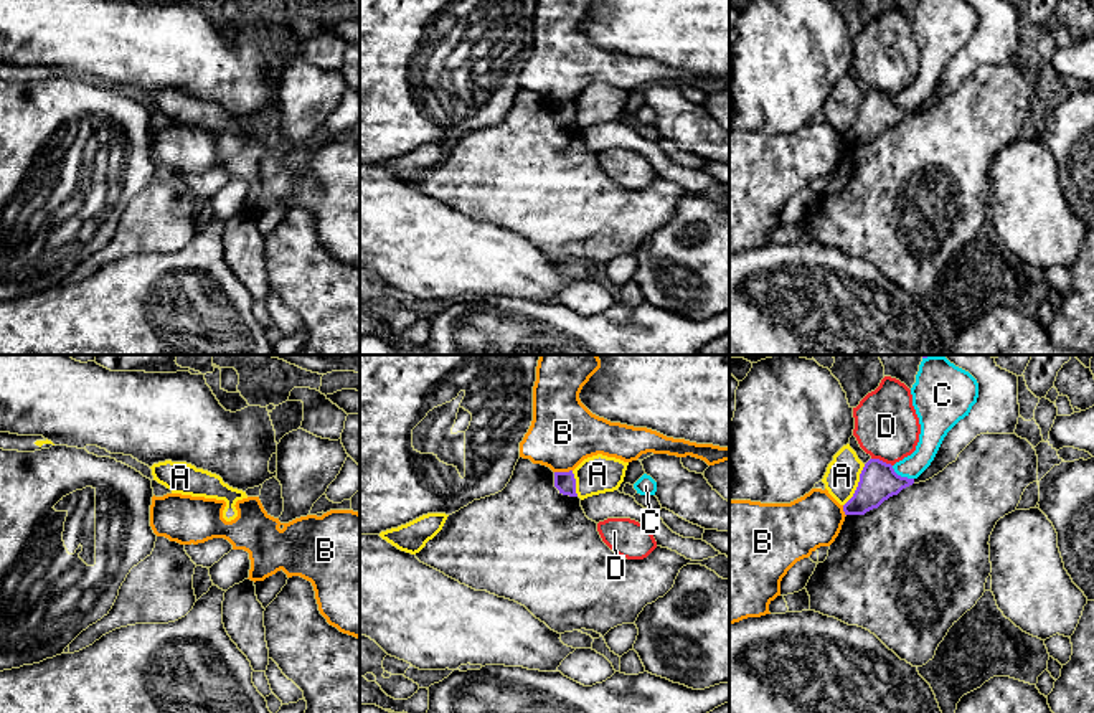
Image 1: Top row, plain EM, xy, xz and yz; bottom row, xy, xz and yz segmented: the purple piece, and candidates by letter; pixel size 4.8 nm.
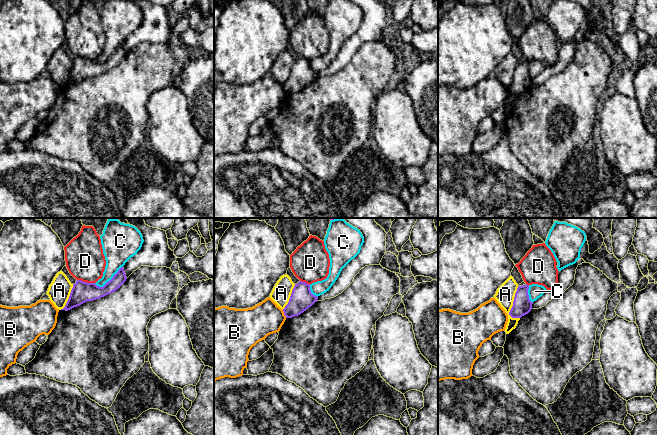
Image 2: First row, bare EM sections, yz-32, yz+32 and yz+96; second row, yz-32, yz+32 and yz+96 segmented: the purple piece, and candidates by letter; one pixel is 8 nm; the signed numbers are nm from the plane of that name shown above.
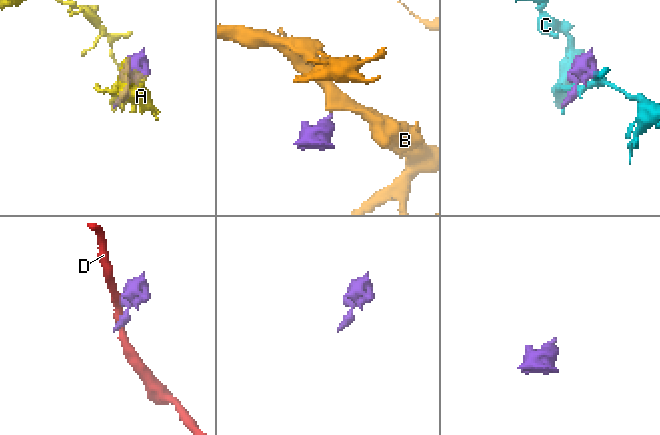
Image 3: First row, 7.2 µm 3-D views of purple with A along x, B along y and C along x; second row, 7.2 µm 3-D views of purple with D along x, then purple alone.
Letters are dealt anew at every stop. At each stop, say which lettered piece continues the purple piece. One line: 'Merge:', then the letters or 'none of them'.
Merge: none of them

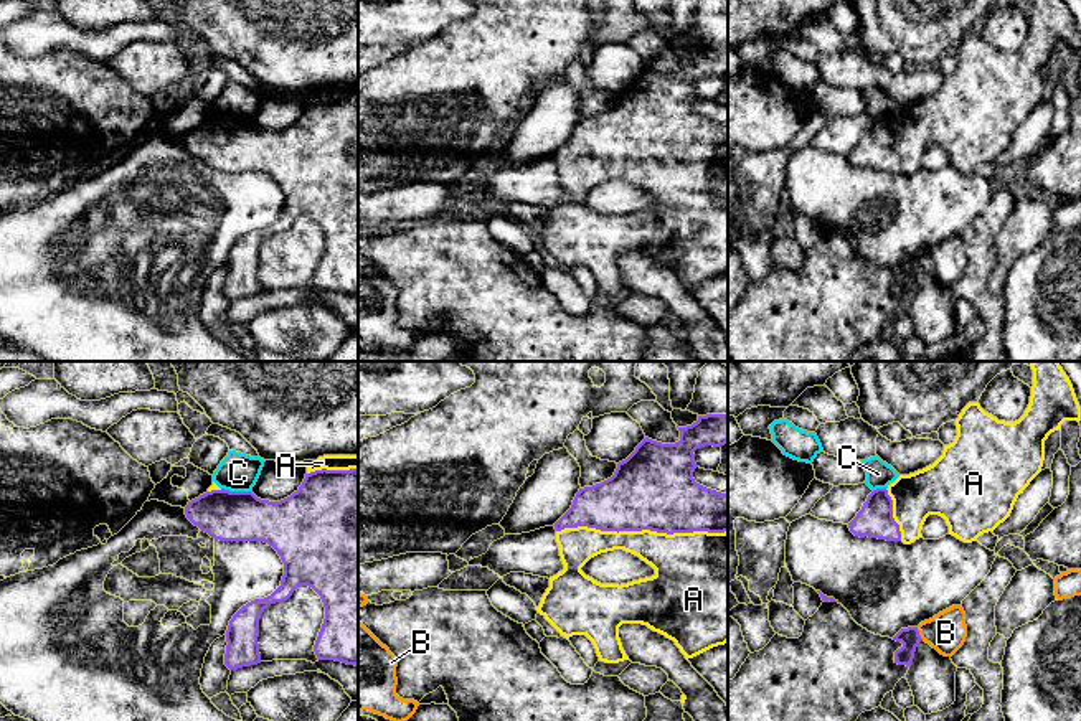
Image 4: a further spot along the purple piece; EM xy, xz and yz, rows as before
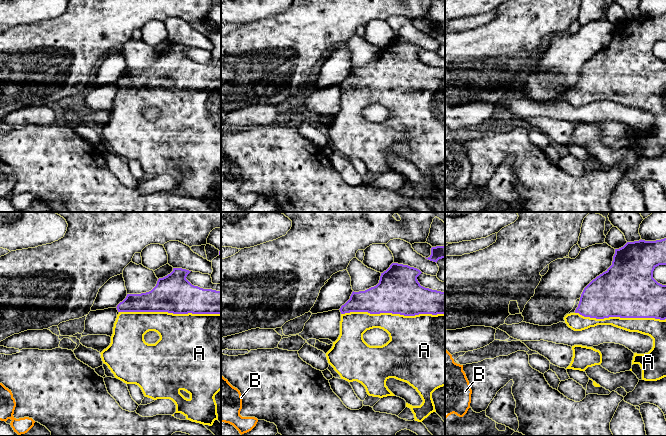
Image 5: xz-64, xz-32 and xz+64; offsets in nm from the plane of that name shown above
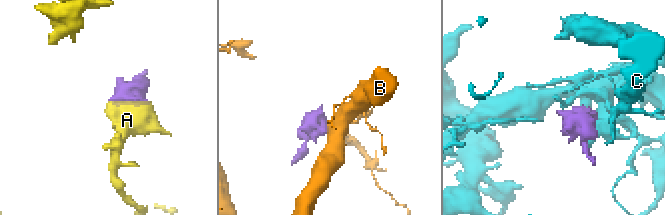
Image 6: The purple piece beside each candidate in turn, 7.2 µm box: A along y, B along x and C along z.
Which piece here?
Merge: A

